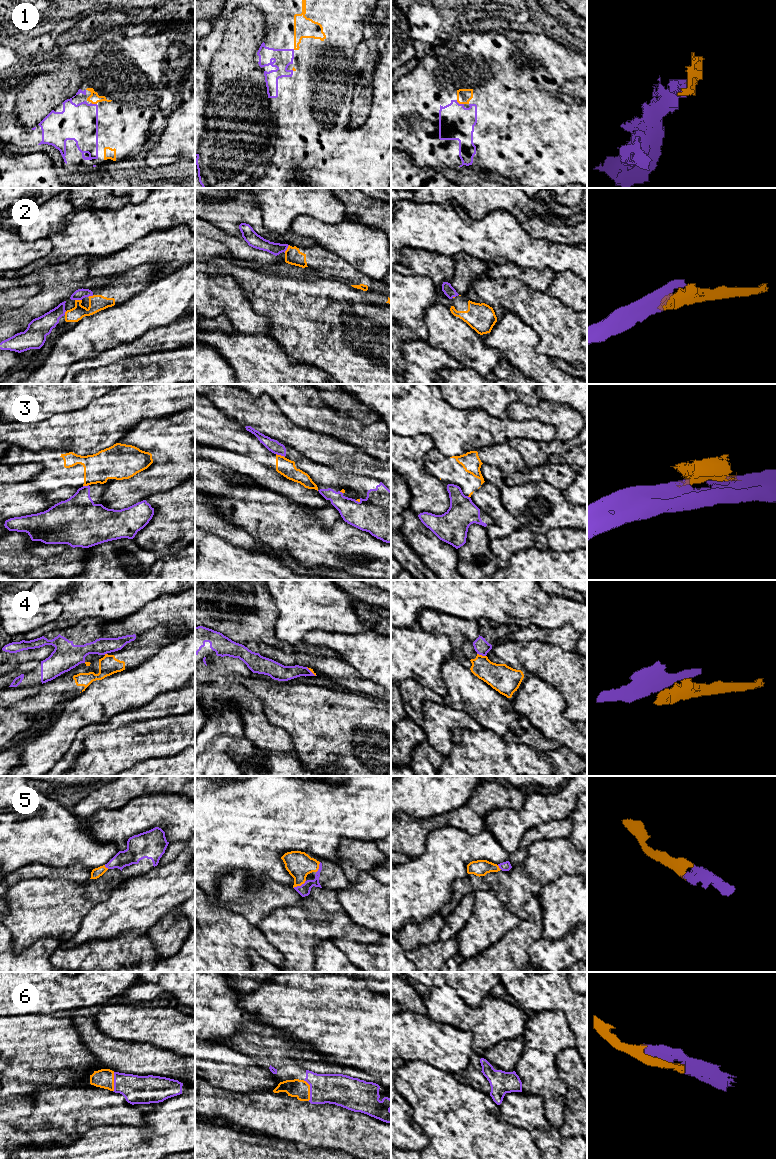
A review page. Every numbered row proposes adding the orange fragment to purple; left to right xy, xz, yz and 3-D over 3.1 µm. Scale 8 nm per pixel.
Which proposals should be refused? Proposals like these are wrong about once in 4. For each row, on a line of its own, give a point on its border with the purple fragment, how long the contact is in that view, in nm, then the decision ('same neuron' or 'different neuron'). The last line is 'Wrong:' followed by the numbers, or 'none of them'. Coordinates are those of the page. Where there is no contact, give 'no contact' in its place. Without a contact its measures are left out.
1: yz (460, 104) | 70 nm | same neuron
2: xz (286, 249) | 80 nm | same neuron
3: xz (280, 454) | 80 nm | different neuron
4: yz (481, 654) | 80 nm | different neuron
5: xz (299, 886) | 120 nm | same neuron
6: xz (310, 1090) | 180 nm | same neuron
Wrong: 3, 4

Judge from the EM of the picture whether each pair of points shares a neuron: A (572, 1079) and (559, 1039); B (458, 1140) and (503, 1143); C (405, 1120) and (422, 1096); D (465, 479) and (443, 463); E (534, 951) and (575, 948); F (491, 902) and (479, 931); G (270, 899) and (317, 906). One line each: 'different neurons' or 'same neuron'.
A: different neurons
B: same neuron
C: different neurons
D: same neuron
E: same neuron
F: same neuron
G: different neurons

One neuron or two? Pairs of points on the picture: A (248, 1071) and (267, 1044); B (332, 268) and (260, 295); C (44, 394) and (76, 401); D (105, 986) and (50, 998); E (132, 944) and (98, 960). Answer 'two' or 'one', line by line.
A: two
B: two
C: one
D: one
E: one

